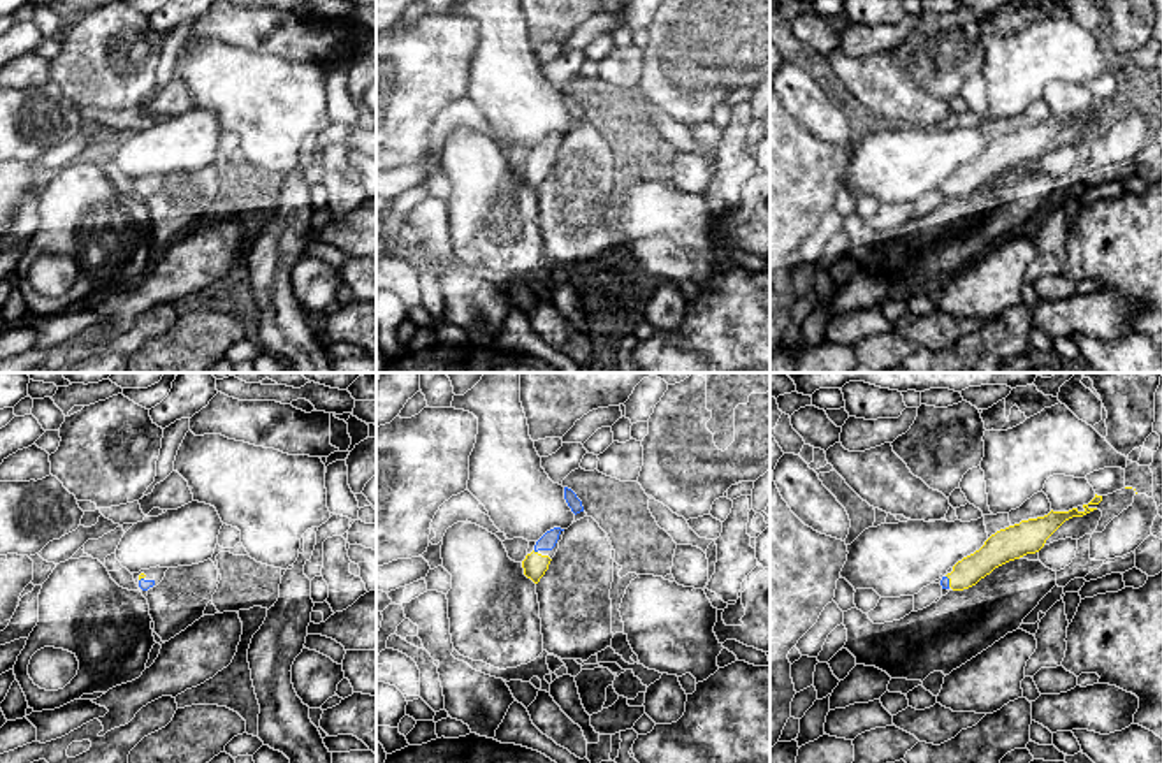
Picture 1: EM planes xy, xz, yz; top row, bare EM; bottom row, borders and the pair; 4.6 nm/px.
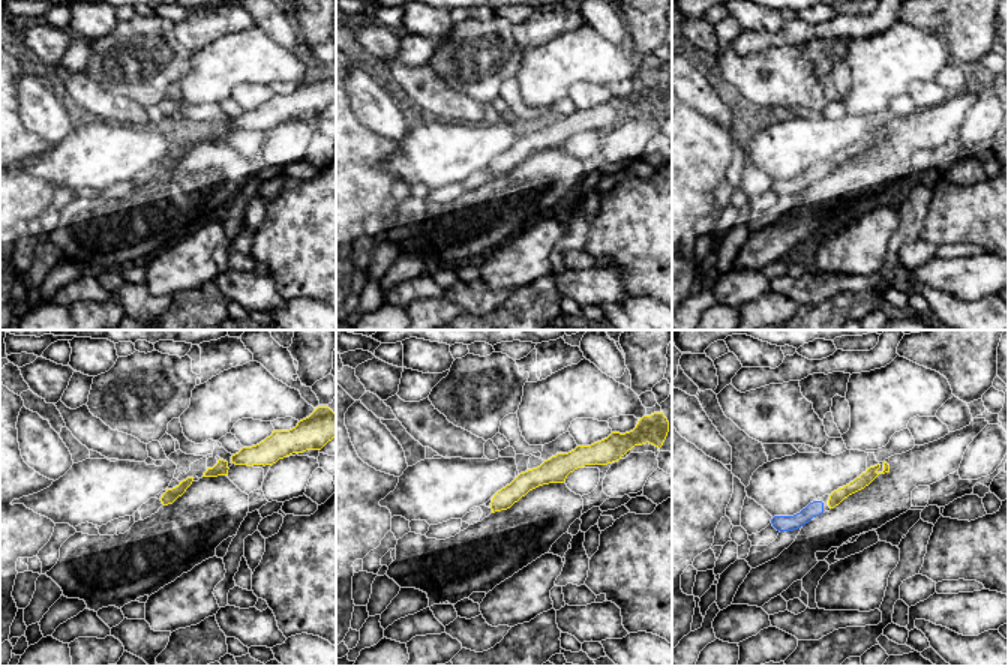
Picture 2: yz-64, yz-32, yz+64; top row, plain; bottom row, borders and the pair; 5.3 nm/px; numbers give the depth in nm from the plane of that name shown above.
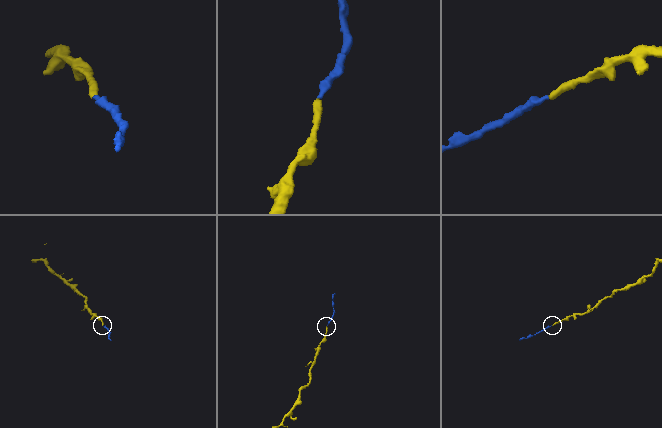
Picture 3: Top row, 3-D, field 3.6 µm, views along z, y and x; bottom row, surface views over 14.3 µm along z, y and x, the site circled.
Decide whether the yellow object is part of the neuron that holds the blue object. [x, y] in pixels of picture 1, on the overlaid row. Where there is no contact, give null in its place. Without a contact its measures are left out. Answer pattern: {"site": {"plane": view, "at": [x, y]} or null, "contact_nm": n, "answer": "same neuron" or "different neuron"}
{"site": {"plane": "yz", "at": [948, 581]}, "contact_nm": 60, "answer": "same neuron"}

